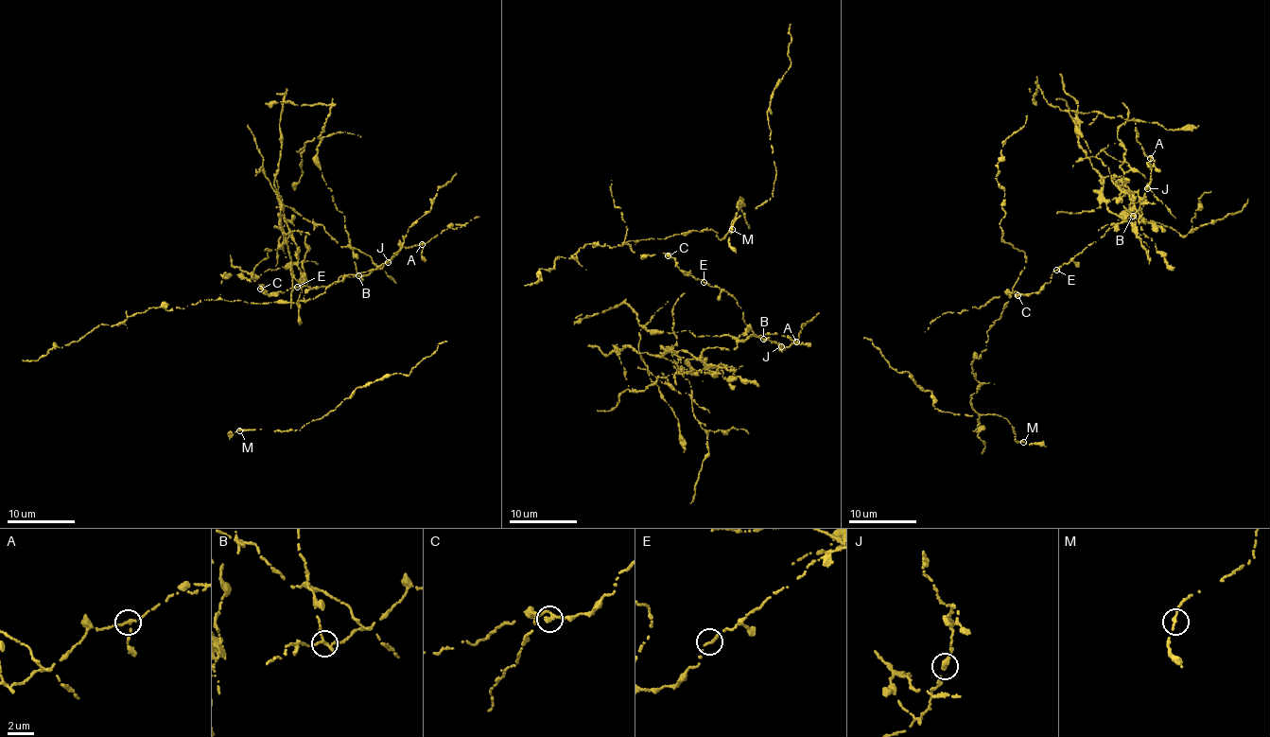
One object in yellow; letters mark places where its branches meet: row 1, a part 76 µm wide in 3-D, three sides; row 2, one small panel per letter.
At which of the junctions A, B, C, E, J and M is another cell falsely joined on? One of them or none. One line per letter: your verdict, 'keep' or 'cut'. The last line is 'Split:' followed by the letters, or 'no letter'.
A: keep
B: cut
C: keep
E: keep
J: keep
M: keep
Split: B

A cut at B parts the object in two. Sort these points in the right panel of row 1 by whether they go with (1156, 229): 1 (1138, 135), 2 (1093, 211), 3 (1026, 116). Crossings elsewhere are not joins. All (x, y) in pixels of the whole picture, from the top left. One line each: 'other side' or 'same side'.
1: other side
2: same side
3: other side

